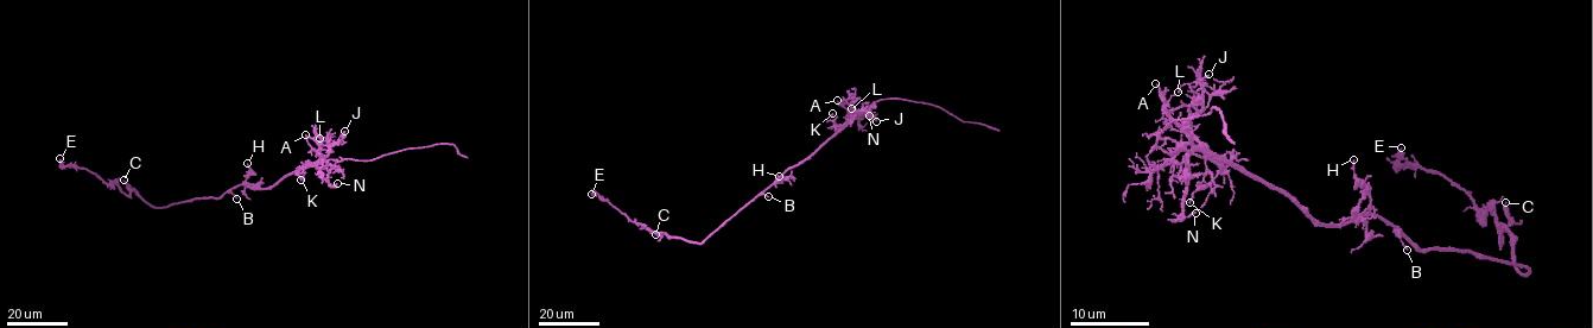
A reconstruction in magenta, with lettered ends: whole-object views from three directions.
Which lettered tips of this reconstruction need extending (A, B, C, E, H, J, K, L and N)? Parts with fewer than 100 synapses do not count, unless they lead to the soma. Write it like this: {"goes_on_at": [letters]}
{"goes_on_at": []}

